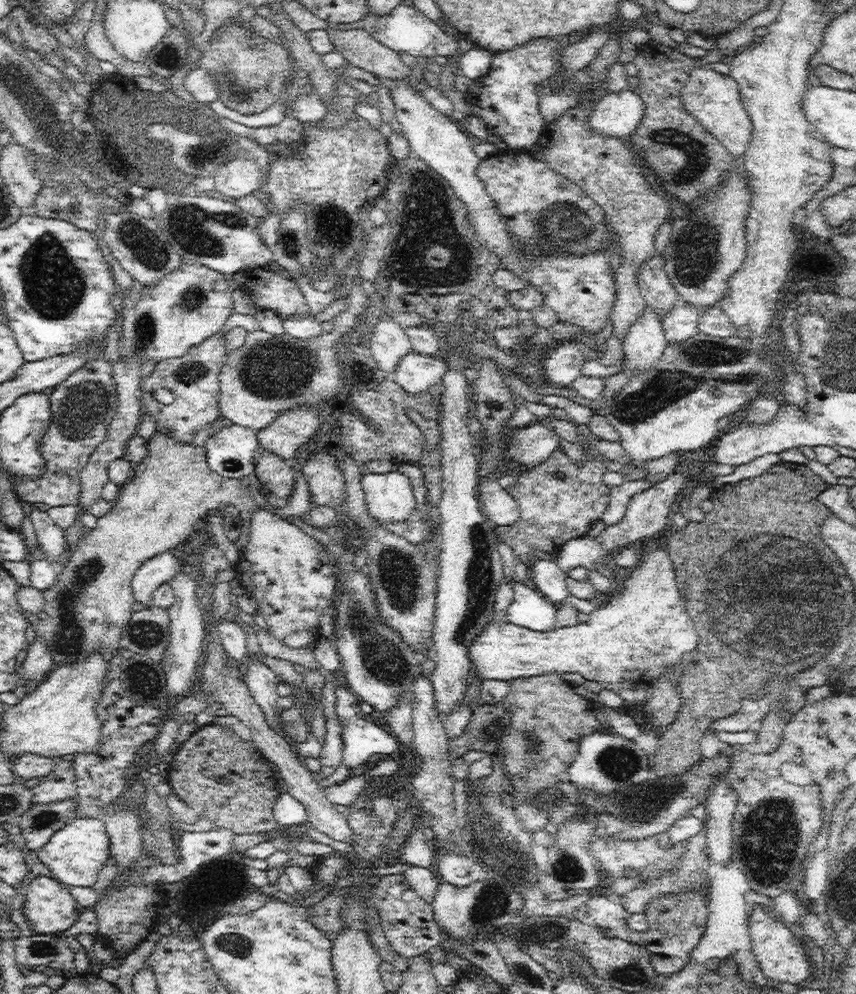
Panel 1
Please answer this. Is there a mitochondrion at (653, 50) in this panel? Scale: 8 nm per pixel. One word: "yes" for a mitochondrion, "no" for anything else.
no

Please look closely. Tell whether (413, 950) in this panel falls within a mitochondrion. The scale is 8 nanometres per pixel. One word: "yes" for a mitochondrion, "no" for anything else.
no

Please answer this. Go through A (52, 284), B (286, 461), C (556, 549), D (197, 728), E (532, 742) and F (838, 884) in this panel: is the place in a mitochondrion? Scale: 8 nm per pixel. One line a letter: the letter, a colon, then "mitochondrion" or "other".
A: mitochondrion
B: other
C: other
D: other
E: mitochondrion
F: other

